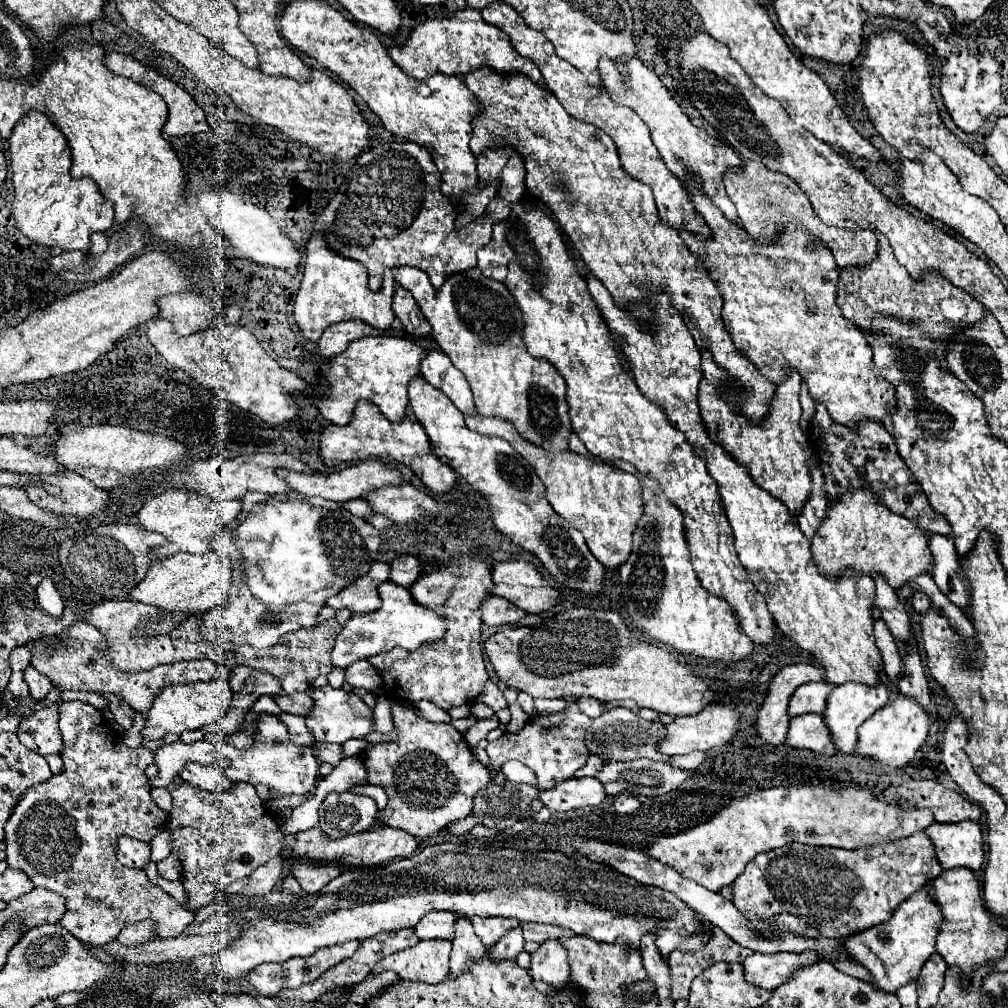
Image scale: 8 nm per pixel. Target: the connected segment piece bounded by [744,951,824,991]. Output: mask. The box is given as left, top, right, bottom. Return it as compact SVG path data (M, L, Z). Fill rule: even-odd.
M816 951L774 953L774 955L754 953L744 961L744 967L746 967L748 983L774 991L776 987L786 983L798 969L820 961L824 961L824 957Z

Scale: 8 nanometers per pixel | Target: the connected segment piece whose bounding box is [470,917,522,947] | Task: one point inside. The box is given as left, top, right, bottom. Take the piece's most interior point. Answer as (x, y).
(489, 929)

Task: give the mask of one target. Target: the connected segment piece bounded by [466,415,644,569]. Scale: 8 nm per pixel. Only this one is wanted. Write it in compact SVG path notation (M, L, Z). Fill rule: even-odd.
M474 415L466 417L466 427L480 435L496 435L506 439L516 449L516 453L522 455L534 467L536 475L546 487L546 499L552 509L584 535L588 549L606 569L616 569L628 559L632 551L632 533L636 531L636 525L644 513L642 485L636 475L624 473L598 459L588 459L572 451L556 455L540 451L540 447L524 443L524 439L516 435L512 423L504 419L488 419L482 415Z

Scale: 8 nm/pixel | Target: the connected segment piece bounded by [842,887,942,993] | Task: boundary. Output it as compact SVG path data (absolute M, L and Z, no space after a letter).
M920 889L910 895L900 907L894 909L892 919L872 929L862 931L860 935L850 935L842 941L842 949L848 953L850 959L864 965L872 975L872 987L882 993L896 993L904 983L916 981L920 975L922 965L928 957L936 951L936 931L940 927L942 915L936 903L930 899L928 889Z

